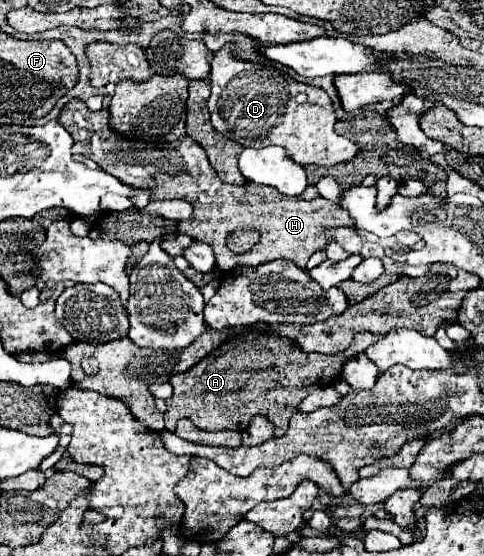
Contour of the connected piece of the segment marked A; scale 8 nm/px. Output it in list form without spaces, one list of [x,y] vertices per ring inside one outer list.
[[[250,327],[242,335],[234,335],[224,341],[224,347],[206,355],[190,371],[170,377],[174,387],[172,399],[166,401],[168,411],[164,413],[166,429],[174,431],[178,417],[190,417],[192,423],[204,431],[234,429],[244,431],[248,419],[256,413],[266,415],[274,421],[274,435],[282,437],[288,431],[288,421],[296,411],[298,403],[310,395],[316,387],[332,385],[342,375],[342,365],[348,353],[362,353],[362,349],[380,339],[380,335],[358,333],[354,343],[336,355],[306,353],[294,339],[282,339],[280,335],[270,335],[266,327]]]

